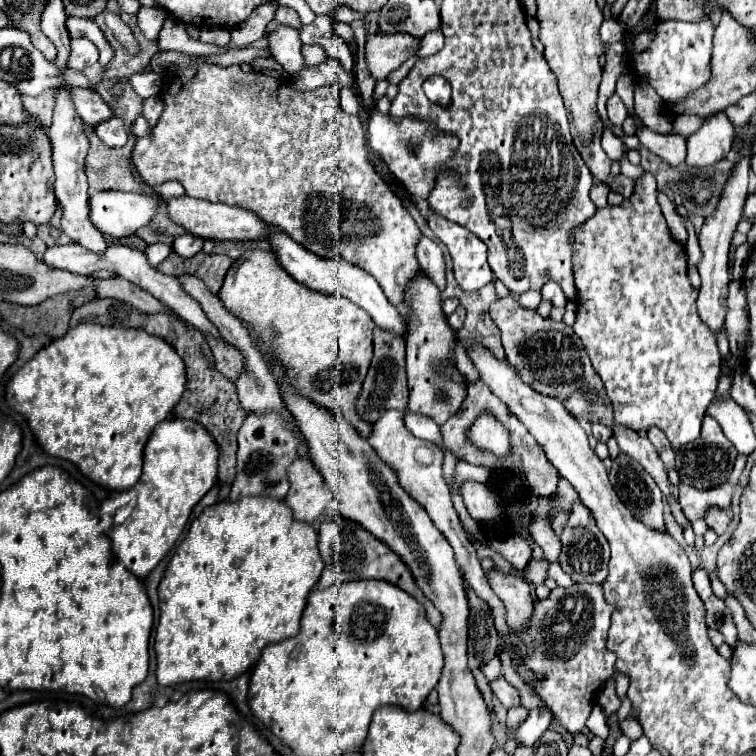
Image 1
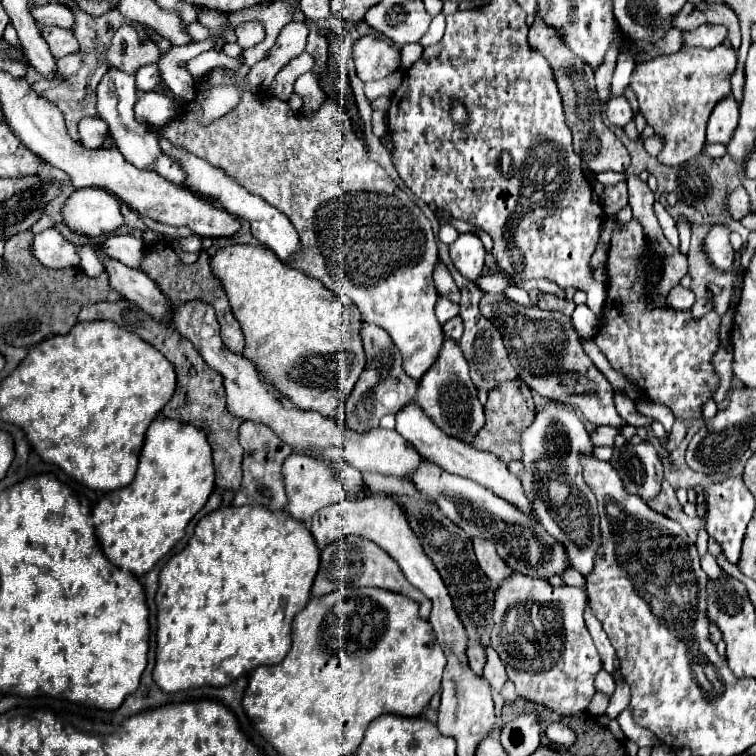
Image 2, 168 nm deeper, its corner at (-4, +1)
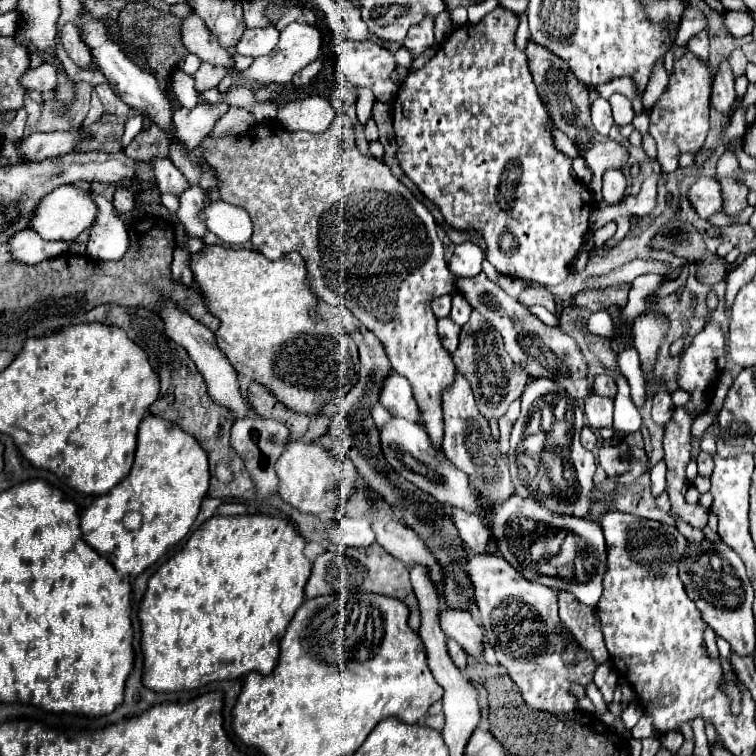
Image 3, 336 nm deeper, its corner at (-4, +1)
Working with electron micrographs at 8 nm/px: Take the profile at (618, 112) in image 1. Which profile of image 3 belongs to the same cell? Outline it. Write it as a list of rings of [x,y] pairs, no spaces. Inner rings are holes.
[[[596,99],[592,105],[590,105],[590,117],[592,117],[592,123],[594,123],[594,129],[600,133],[600,135],[608,135],[610,127],[614,125],[612,121],[612,109],[610,109],[610,103],[606,99]]]

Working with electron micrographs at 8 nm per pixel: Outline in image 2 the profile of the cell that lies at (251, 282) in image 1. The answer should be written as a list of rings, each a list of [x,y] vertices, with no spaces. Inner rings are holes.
[[[228,245],[210,259],[210,265],[214,267],[214,275],[222,279],[230,309],[242,327],[246,339],[244,355],[256,363],[268,383],[284,391],[292,405],[302,411],[318,411],[324,417],[336,417],[336,409],[346,401],[366,367],[360,335],[362,315],[354,303],[334,295],[334,291],[326,289],[318,279],[284,265],[274,251],[264,245]]]

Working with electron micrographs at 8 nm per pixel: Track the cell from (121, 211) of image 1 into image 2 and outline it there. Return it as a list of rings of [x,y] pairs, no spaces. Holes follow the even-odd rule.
[[[76,189],[64,207],[66,225],[82,235],[100,237],[116,233],[124,225],[120,199],[104,189]]]

